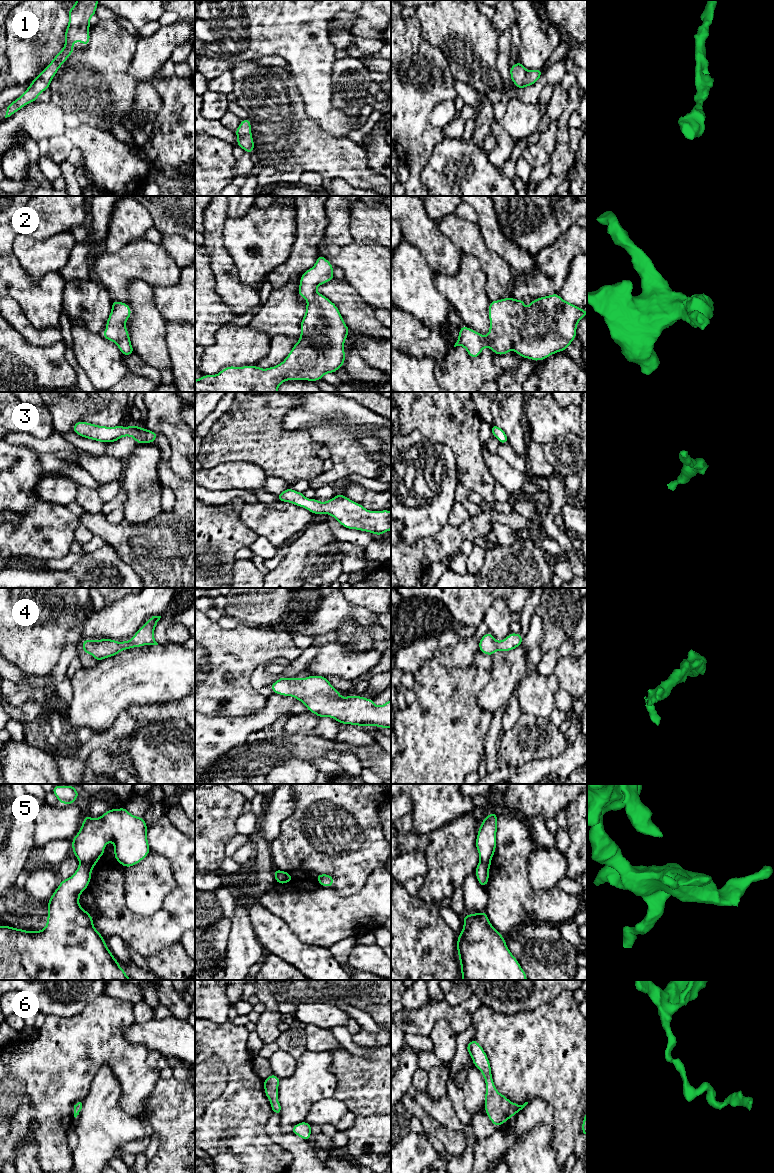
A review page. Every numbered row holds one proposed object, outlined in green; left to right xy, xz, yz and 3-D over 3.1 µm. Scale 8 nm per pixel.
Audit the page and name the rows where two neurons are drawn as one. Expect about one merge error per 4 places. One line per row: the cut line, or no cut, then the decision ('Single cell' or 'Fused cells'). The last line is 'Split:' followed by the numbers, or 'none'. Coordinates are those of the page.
1: No split. Single cell
2: No split. Single cell
3: No split. Single cell
4: No split. Single cell
5: Split along xy (80, 861), (94, 865). Fused cells
6: No split. Single cell
Split: 5

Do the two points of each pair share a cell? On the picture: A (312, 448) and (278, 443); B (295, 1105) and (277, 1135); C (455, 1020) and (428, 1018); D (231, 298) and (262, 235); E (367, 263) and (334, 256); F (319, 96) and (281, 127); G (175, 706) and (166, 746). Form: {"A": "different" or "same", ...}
{"A": "same", "B": "different", "C": "same", "D": "different", "E": "same", "F": "different", "G": "different"}

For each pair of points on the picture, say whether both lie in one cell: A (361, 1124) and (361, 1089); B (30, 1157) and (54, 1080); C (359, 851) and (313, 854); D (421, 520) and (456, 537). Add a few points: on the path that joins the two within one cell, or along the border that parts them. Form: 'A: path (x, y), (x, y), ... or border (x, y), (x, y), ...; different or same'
A: border (380, 1114), (356, 1116); different
B: border (22, 1138), (29, 1137), (36, 1143), (39, 1162); different
C: path (348, 851), (343, 851), (340, 854), (324, 854); same
D: border (447, 522), (434, 534), (423, 536), (419, 539); different

